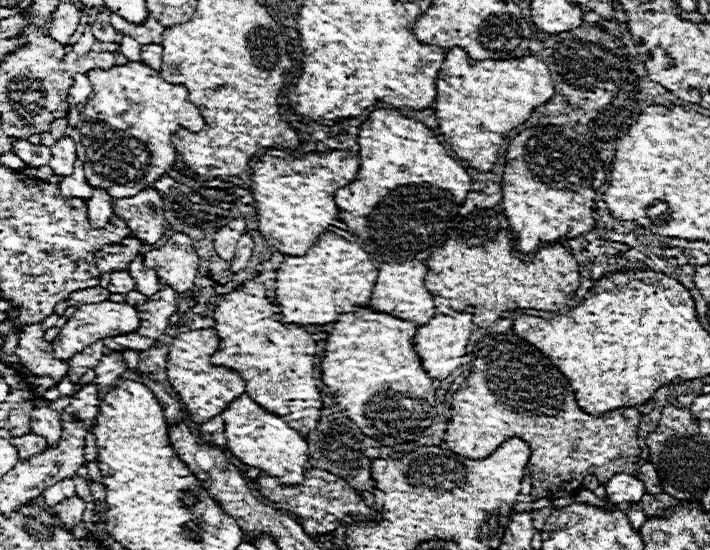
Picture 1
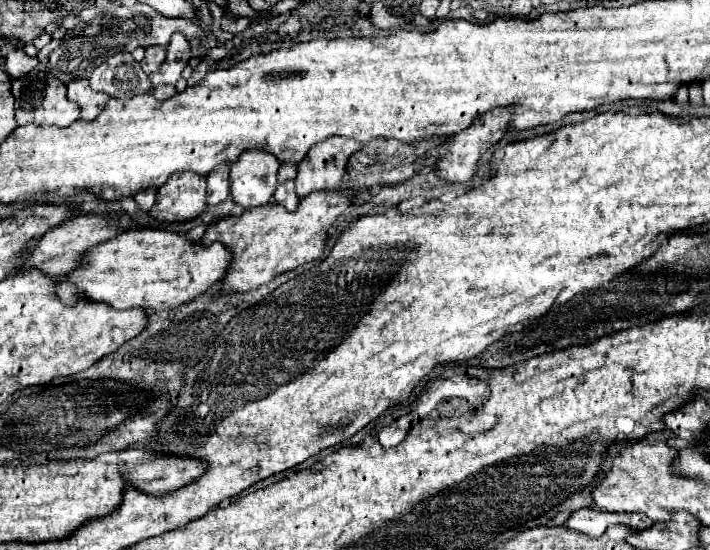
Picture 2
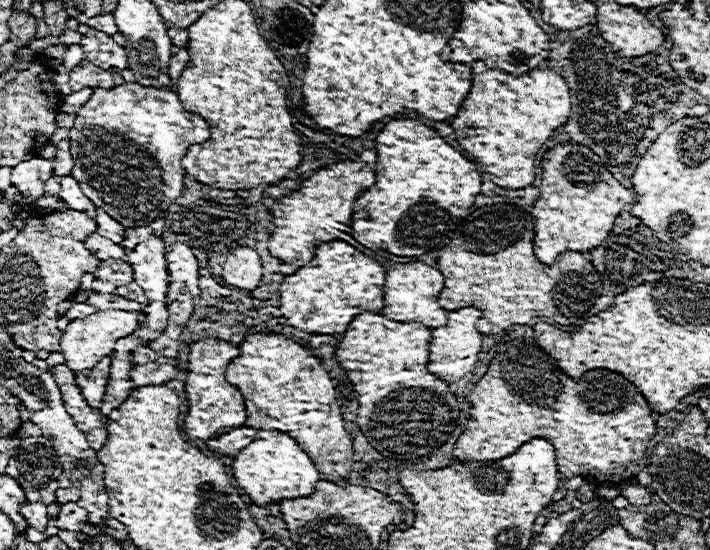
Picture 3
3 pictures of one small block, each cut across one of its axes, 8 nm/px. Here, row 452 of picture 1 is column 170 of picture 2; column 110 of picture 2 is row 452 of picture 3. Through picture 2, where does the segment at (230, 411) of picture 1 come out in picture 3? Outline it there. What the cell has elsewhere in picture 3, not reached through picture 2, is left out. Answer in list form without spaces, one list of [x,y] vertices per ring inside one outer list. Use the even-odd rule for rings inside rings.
[[[258,430],[254,442],[250,442],[234,456],[232,474],[240,488],[244,488],[252,502],[258,506],[274,504],[284,498],[292,500],[308,496],[314,492],[316,482],[322,478],[304,448],[286,432],[278,430]]]

